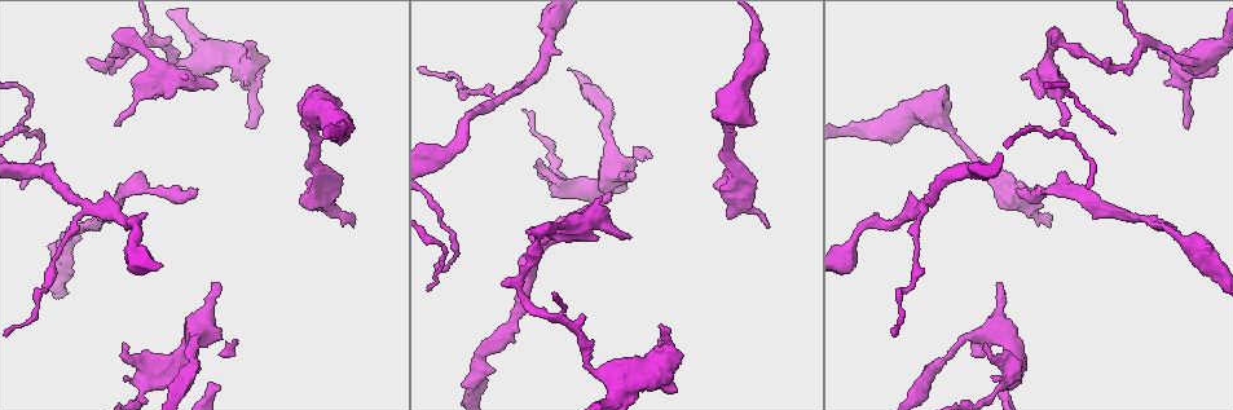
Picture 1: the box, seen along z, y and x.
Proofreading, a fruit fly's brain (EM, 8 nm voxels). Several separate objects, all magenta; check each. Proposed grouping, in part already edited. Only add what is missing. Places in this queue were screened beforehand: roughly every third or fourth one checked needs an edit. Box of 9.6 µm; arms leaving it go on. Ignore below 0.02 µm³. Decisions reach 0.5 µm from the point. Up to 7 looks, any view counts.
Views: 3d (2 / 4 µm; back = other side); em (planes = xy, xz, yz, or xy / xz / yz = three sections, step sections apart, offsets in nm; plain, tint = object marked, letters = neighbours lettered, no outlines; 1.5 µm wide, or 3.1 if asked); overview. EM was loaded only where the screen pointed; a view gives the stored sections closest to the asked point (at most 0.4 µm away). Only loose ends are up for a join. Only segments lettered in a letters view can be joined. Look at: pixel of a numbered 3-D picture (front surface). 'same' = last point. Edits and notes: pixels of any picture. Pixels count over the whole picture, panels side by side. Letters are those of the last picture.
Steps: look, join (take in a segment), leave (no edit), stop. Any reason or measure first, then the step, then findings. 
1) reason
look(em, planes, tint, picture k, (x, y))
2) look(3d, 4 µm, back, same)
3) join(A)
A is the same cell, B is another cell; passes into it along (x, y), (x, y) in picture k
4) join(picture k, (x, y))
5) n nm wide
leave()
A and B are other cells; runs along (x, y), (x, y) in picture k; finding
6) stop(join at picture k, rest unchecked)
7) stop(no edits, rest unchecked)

branch stops here
look(em, xy, step 4, letters, picture 1, (1050, 225))

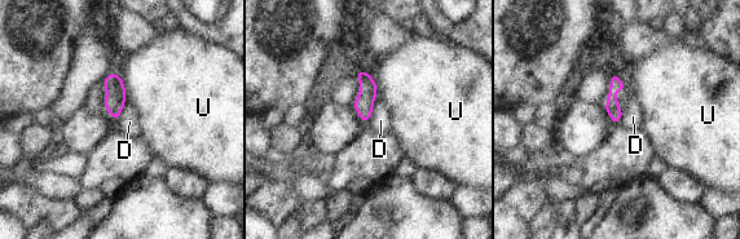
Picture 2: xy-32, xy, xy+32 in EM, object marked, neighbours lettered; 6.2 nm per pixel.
cut it another way
look(em, yz, step 4, letters, same)

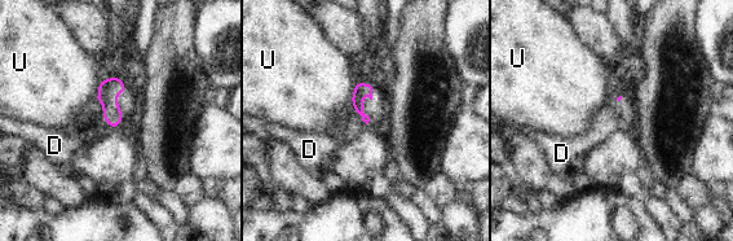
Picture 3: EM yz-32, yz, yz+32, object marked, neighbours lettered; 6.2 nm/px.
leave()
D and U are other cells; border along (354, 112), (366, 125) in picture 3; no lettered segment goes on from it

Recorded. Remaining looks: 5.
an open end
look(em, planes, tint, picture 1, (1000, 283))

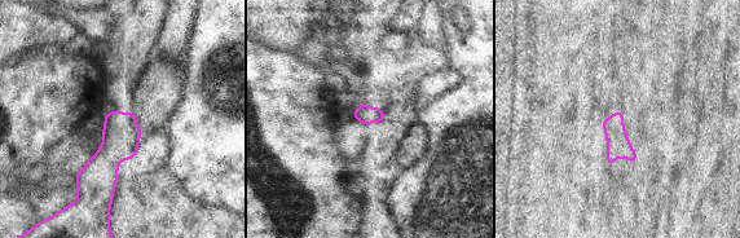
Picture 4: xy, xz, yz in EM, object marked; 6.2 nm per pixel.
look(em, planes, letters, same)

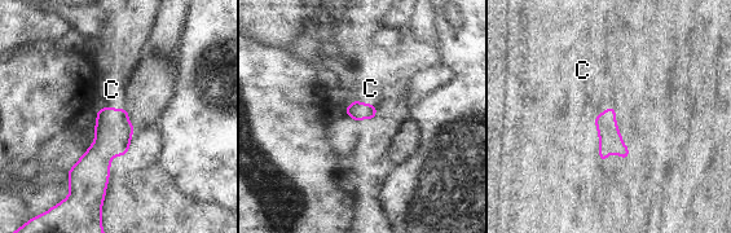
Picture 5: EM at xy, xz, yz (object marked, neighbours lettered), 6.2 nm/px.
120 nm wide
join(C)
C is the same cell; the neuron continues

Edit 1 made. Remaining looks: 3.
redraw
look(overview)

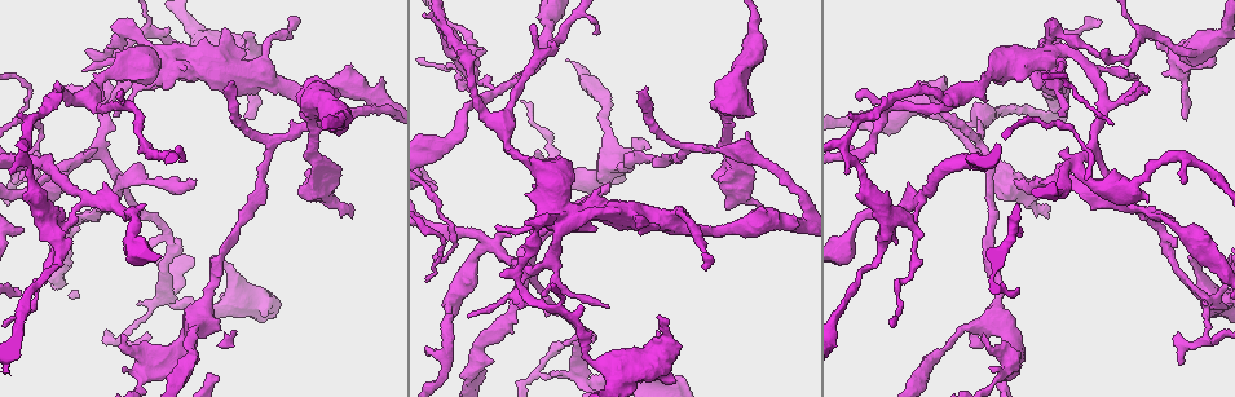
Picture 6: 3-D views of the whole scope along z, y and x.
branch stops here
look(em, planes, tint, picture 6, (1016, 180))

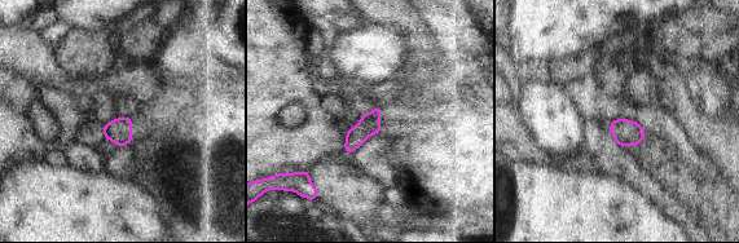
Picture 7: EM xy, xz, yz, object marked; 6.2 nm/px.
what lies round it
look(em, planes, letters, same)

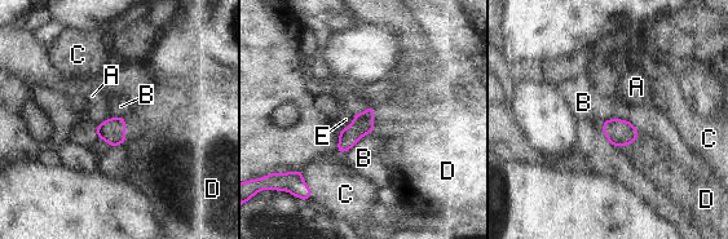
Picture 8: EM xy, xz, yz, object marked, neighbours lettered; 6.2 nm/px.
leave()
A, B, C, D and E are other cells; none of them fits

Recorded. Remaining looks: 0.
stop(join at picture 5, rest unchecked)

